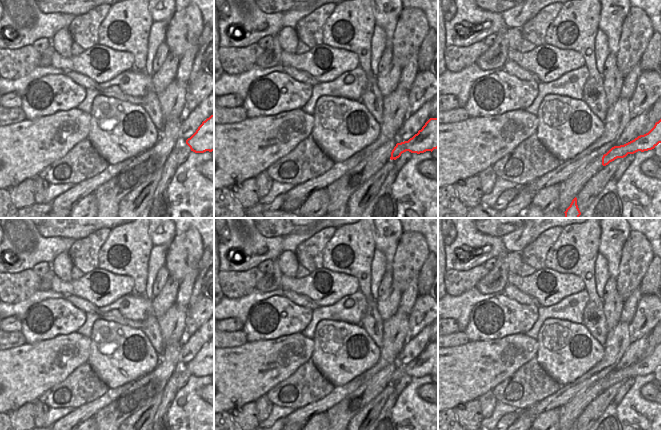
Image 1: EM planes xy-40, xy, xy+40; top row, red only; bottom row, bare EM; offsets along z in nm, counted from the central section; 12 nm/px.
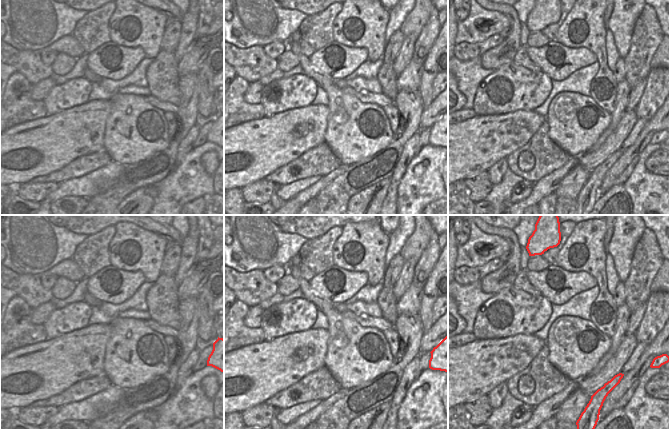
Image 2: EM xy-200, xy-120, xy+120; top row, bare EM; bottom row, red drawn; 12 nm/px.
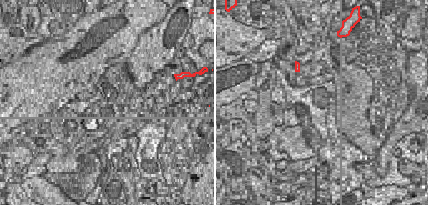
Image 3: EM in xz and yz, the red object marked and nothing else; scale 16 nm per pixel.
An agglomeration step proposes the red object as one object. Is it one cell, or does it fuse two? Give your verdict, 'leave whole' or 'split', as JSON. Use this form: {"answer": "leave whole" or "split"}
{"answer": "leave whole"}

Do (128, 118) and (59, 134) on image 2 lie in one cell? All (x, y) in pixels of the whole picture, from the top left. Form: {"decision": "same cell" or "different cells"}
{"decision": "different cells"}

